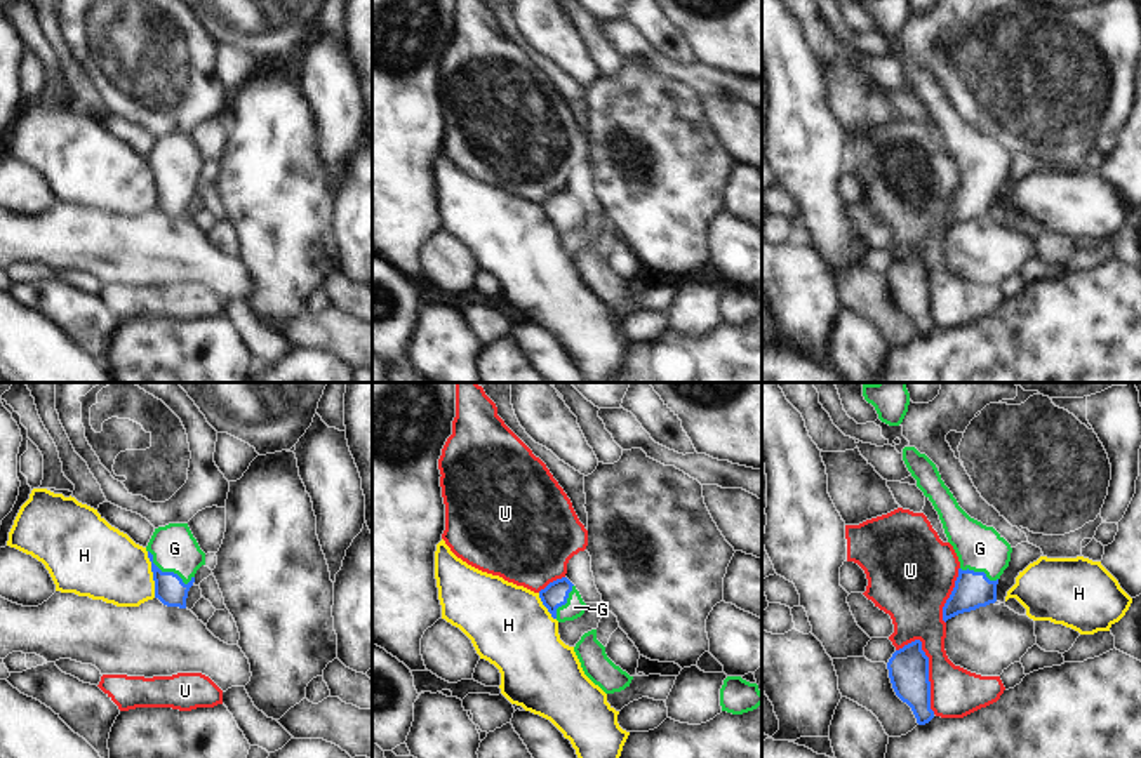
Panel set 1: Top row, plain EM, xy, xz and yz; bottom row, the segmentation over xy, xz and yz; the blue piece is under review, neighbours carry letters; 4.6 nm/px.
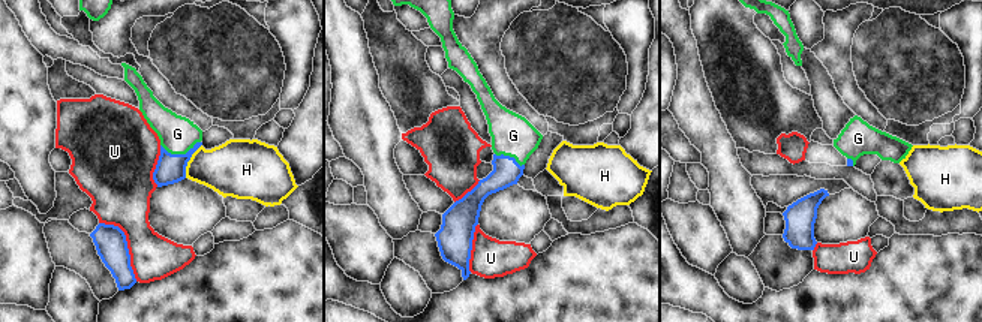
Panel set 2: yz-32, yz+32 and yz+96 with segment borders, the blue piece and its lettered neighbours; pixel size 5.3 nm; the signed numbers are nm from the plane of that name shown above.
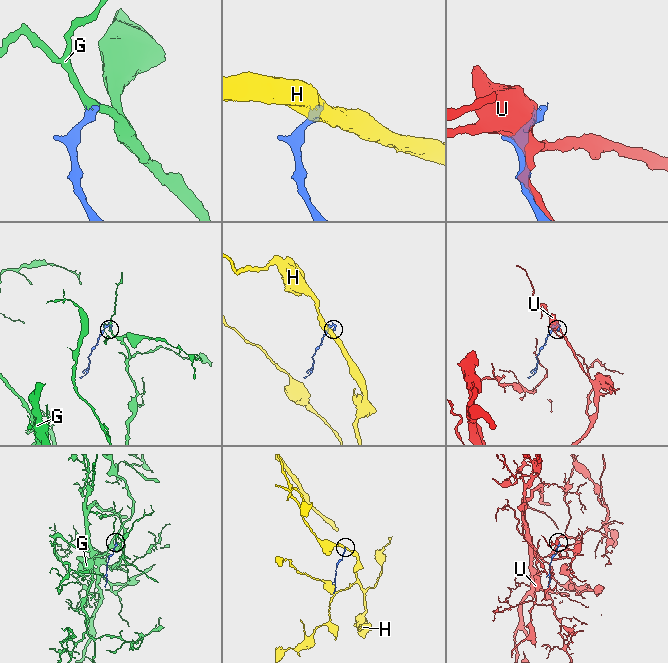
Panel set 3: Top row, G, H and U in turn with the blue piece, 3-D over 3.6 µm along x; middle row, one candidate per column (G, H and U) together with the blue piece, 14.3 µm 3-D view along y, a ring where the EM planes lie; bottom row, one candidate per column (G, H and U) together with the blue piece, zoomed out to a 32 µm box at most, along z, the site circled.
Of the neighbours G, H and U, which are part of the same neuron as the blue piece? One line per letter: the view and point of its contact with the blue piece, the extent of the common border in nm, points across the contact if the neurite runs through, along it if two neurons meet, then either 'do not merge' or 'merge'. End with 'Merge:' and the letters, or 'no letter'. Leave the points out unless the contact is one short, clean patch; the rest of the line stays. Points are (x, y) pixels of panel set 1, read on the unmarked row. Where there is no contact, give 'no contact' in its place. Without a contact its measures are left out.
G: xy (167, 183) | 260 nm | across xy (169, 199), (167, 183), (174, 176), (174, 159) | merge
H: xy (153, 185) | 220 nm | along xy (146, 162), (152, 172), (155, 207) | do not merge
U: yz (927, 285) | 360 nm | do not merge
Merge: G

